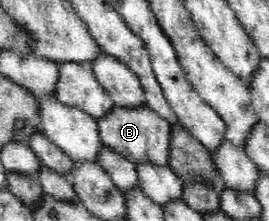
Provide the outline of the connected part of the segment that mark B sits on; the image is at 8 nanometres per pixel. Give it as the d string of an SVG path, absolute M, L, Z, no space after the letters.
M147 104L138 108L114 107L108 115L96 120L104 146L114 149L114 152L132 163L153 163L153 165L168 165L170 159L171 124L158 116Z

